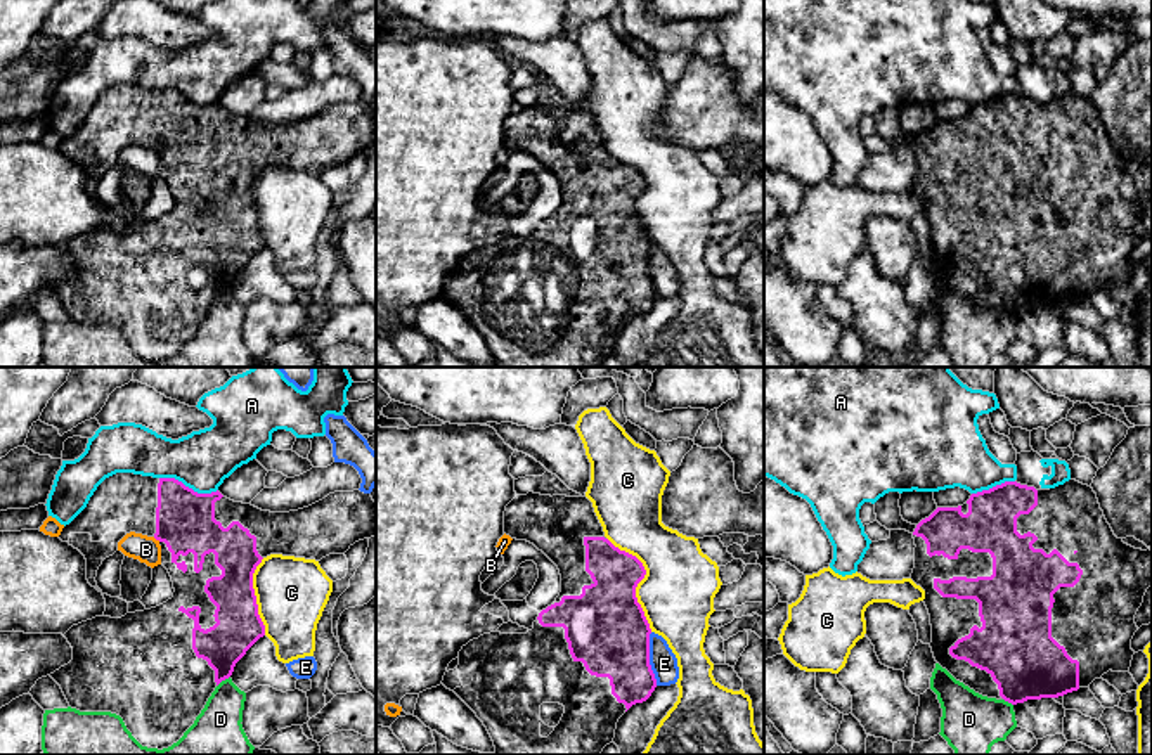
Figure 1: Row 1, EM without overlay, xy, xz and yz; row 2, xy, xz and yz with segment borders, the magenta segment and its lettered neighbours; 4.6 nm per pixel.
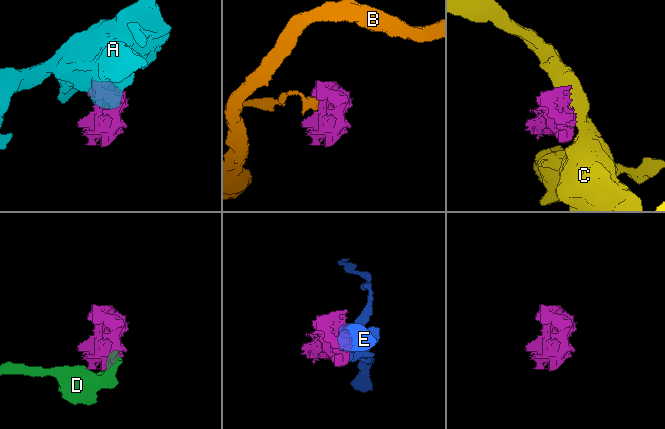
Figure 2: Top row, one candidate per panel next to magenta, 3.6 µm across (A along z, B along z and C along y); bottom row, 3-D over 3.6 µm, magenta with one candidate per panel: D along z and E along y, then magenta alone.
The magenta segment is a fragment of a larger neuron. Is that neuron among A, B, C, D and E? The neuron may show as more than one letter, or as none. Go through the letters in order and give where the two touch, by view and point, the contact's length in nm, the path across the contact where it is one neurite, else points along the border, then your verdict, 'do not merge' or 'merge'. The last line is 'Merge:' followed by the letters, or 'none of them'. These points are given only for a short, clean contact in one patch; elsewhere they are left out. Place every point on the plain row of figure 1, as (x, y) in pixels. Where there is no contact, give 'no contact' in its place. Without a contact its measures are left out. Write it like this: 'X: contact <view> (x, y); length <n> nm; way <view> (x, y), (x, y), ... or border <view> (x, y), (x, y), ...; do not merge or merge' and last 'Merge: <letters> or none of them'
A: contact xy (187, 99); length 280 nm; border xy (160, 89), (174, 89), (198, 104), (217, 103); do not merge
B: contact xy (156, 151); length 40 nm; border xy (153, 149), (160, 153); do not merge
C: contact xz (641, 191); length 480 nm; do not merge
D: contact xy (222, 291); length 80 nm; do not merge
E: contact xz (648, 271); length 260 nm; do not merge
Merge: none of them

